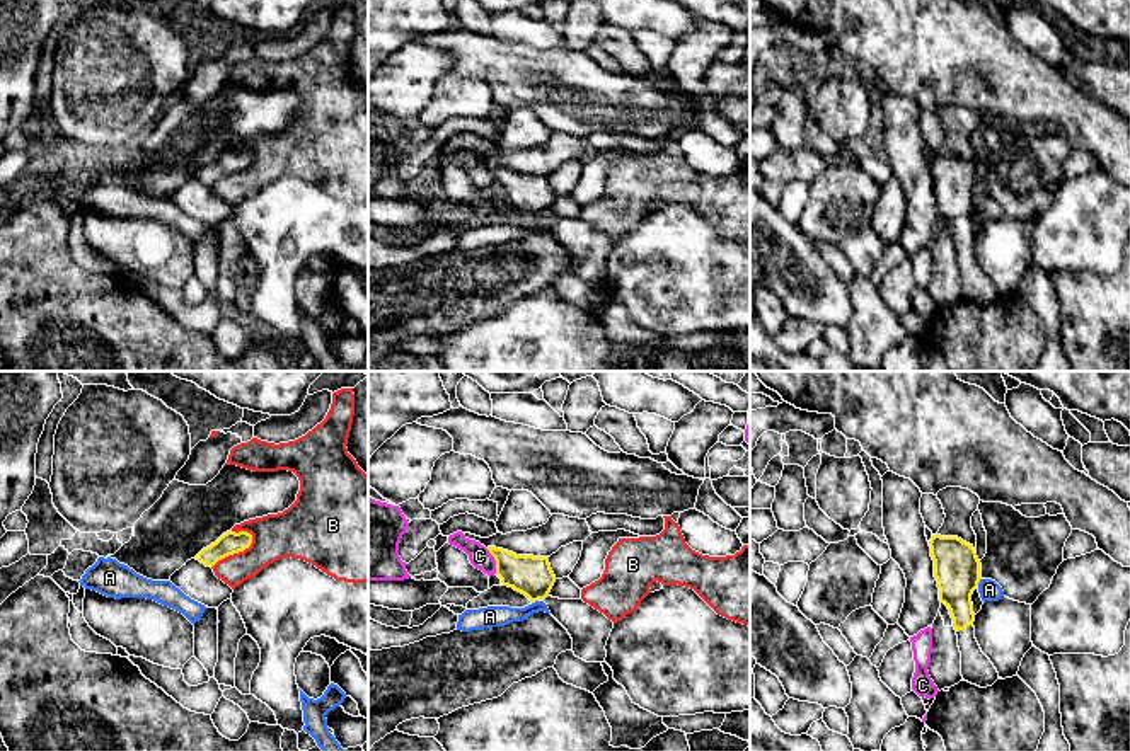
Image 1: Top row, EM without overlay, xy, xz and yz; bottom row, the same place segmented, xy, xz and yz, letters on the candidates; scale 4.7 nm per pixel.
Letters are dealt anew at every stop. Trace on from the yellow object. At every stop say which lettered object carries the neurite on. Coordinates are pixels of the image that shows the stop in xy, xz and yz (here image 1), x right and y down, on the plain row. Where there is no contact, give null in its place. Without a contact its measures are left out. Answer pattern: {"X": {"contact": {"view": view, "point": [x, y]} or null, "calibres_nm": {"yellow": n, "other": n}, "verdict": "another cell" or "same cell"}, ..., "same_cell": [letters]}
{"A": {"contact": {"view": "yz", "point": [979, 200]}, "calibres_nm": {"yellow": 220, "other": 100}, "verdict": "another cell"}, "B": {"contact": {"view": "xy", "point": [236, 171]}, "calibres_nm": {"yellow": 110, "other": 220}, "verdict": "another cell"}, "C": {"contact": {"view": "xz", "point": [495, 177]}, "calibres_nm": {"yellow": 190, "other": 100}, "verdict": "another cell"}, "same_cell": []}

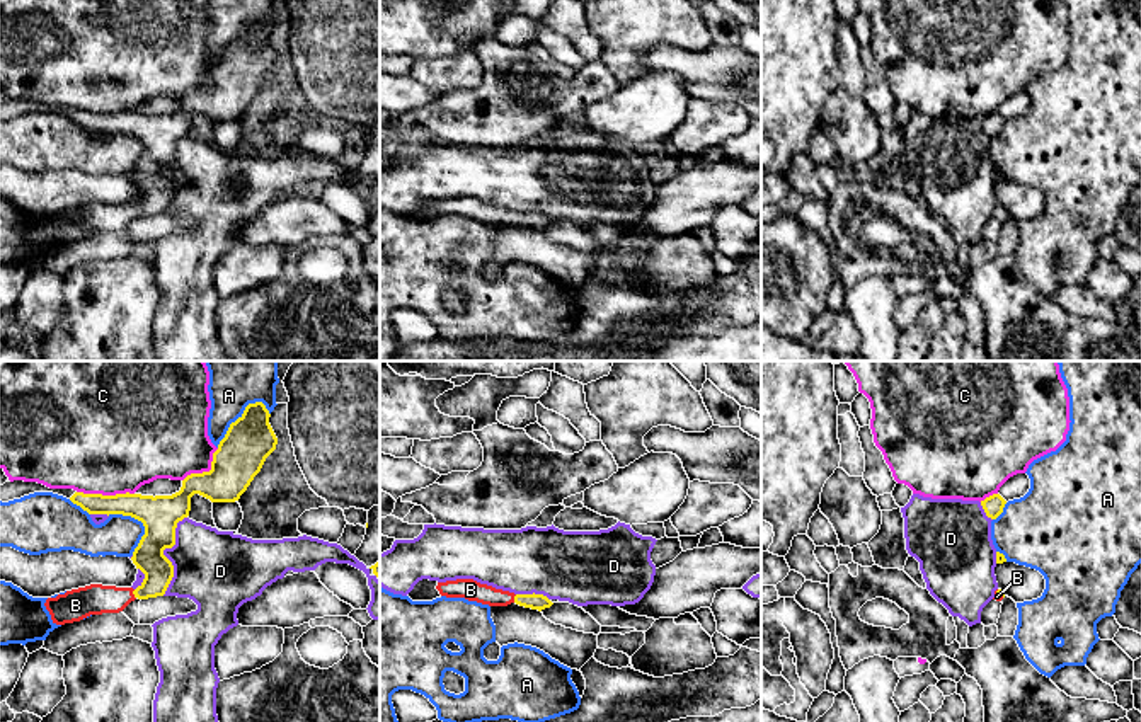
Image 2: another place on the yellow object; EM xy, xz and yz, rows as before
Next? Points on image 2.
{"A": {"contact": {"view": "xy", "point": [239, 36]}, "calibres_nm": {"yellow": 220, "other": 180}, "verdict": "another cell"}, "B": {"contact": {"view": "xy", "point": [133, 212]}, "calibres_nm": {"yellow": 150, "other": 140}, "verdict": "same cell"}, "C": {"contact": {"view": "xy", "point": [106, 114]}, "calibres_nm": {"yellow": 160, "other": 480}, "verdict": "another cell"}, "D": {"contact": {"view": "xy", "point": [162, 172]}, "calibres_nm": {"yellow": 180, "other": 360}, "verdict": "another cell"}, "same_cell": ["B"]}

